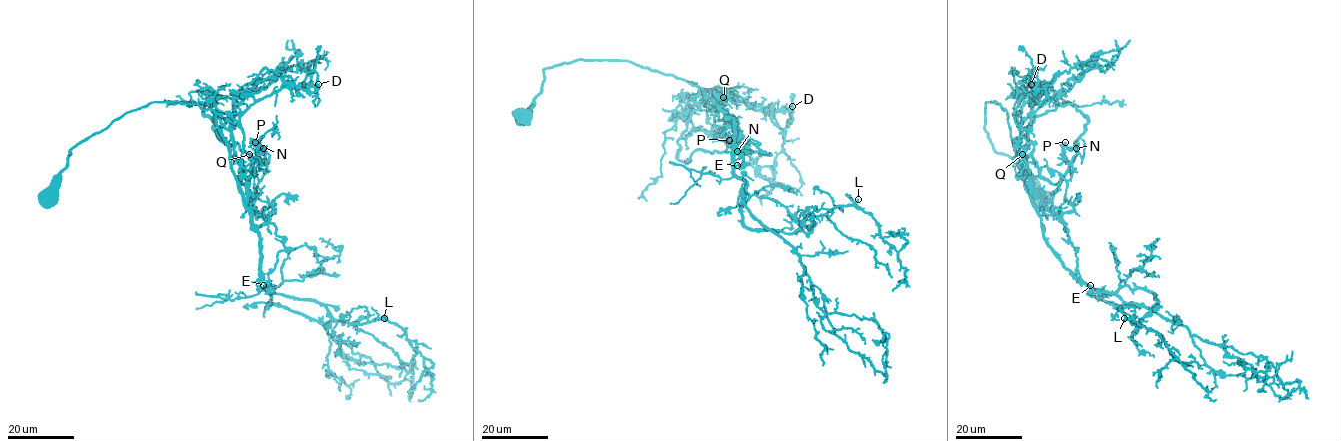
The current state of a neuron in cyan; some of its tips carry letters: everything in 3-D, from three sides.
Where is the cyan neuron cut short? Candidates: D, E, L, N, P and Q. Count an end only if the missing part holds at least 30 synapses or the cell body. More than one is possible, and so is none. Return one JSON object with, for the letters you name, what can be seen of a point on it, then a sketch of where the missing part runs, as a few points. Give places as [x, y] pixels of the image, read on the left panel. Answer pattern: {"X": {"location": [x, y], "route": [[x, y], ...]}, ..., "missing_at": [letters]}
{"L": {"location": [384, 318], "route": [[384, 318], [407, 332], [403, 350], [409, 357], [408, 372], [419, 375]]}, "missing_at": ["L"]}

